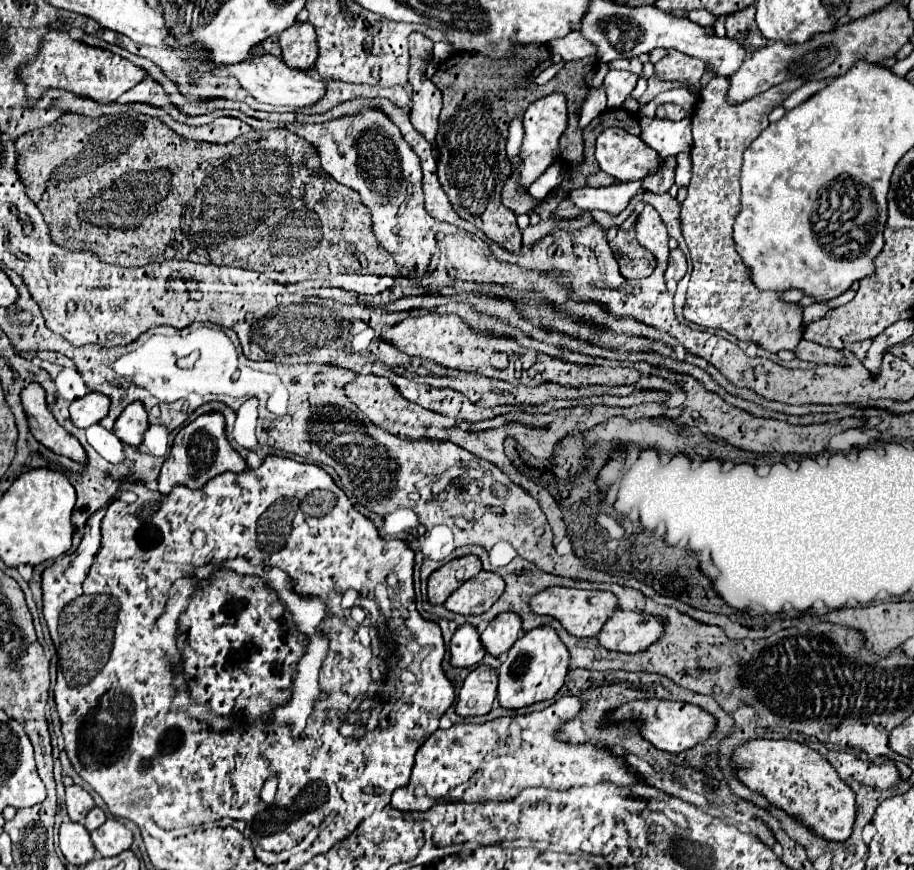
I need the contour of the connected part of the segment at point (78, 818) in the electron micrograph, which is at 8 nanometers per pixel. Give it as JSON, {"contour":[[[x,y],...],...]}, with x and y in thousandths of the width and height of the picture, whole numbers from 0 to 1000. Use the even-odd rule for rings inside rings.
{"contour":[[[74,903],[72,906],[72,931],[74,931],[74,938],[77,943],[81,945],[90,945],[92,938],[103,929],[103,920],[101,915],[88,906],[88,903]]]}

